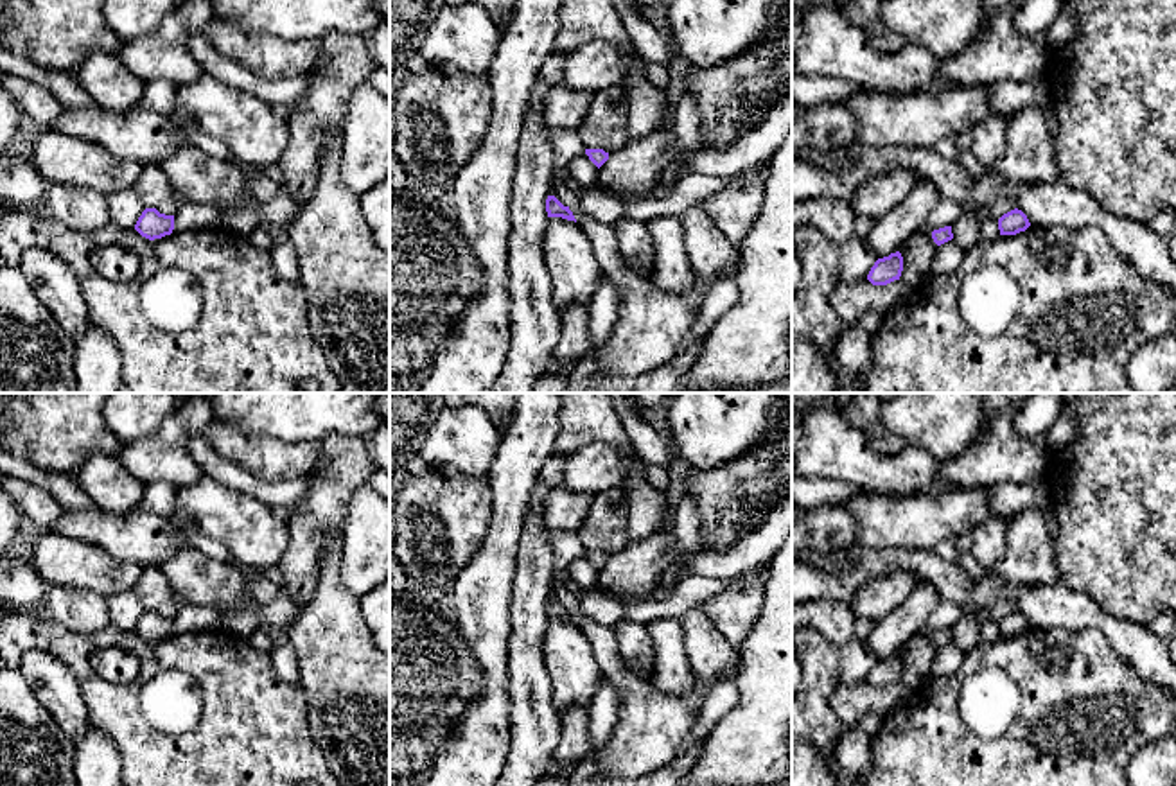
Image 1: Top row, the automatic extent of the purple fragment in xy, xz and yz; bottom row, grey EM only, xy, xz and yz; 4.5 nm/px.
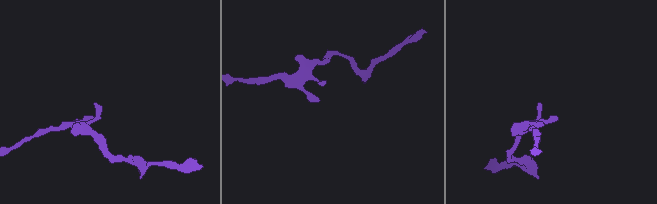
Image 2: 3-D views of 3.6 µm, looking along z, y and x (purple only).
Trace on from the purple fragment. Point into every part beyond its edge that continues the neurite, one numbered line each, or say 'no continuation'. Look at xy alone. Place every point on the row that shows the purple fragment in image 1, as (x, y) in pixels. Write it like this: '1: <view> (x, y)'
no continuation

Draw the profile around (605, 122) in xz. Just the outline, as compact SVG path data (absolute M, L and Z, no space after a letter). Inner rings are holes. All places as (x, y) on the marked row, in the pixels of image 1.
M619 84L592 95L589 109L576 127L585 149L614 153L628 142L628 104Z

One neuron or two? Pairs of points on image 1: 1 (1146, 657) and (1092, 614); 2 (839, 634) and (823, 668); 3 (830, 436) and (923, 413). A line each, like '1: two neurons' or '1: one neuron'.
1: one neuron
2: two neurons
3: two neurons

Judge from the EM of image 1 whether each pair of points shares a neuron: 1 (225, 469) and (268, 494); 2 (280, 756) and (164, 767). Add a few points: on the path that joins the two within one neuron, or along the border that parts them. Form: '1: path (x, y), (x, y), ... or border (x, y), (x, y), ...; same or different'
1: path (236, 478), (257, 489); same
2: path (252, 756), (239, 767), (193, 767); same

